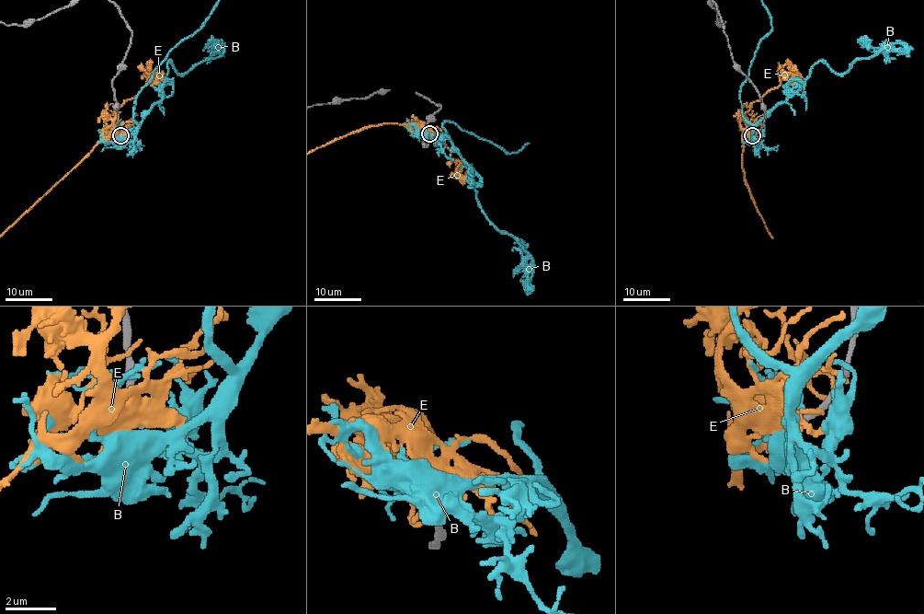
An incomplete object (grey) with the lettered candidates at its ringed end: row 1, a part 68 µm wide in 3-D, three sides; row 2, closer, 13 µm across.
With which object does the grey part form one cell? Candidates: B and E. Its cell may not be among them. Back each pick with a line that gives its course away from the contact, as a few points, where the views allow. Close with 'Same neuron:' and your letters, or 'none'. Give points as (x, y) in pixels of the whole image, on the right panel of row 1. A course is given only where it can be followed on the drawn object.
Same neuron: none

